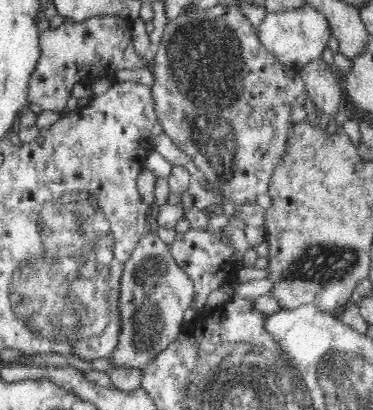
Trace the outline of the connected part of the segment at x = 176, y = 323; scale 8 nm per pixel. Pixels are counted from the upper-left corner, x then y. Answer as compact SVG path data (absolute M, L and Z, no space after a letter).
M148 231L132 251L120 277L120 313L124 326L115 355L109 358L113 366L145 369L181 334L184 313L191 307L194 293L191 278L176 264L169 245L155 231Z

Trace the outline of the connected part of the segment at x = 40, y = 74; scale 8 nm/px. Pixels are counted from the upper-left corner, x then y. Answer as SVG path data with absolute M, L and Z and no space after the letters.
M98 15L81 22L65 21L53 30L39 32L40 56L29 80L27 102L59 112L67 106L74 84L105 77L114 85L118 83L114 72L148 68L148 56L132 40L131 23L128 15Z

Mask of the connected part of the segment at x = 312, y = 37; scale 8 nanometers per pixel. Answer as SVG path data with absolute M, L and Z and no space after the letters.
M308 3L267 13L257 32L264 48L289 68L302 67L311 60L320 59L328 38L332 36L327 17Z

